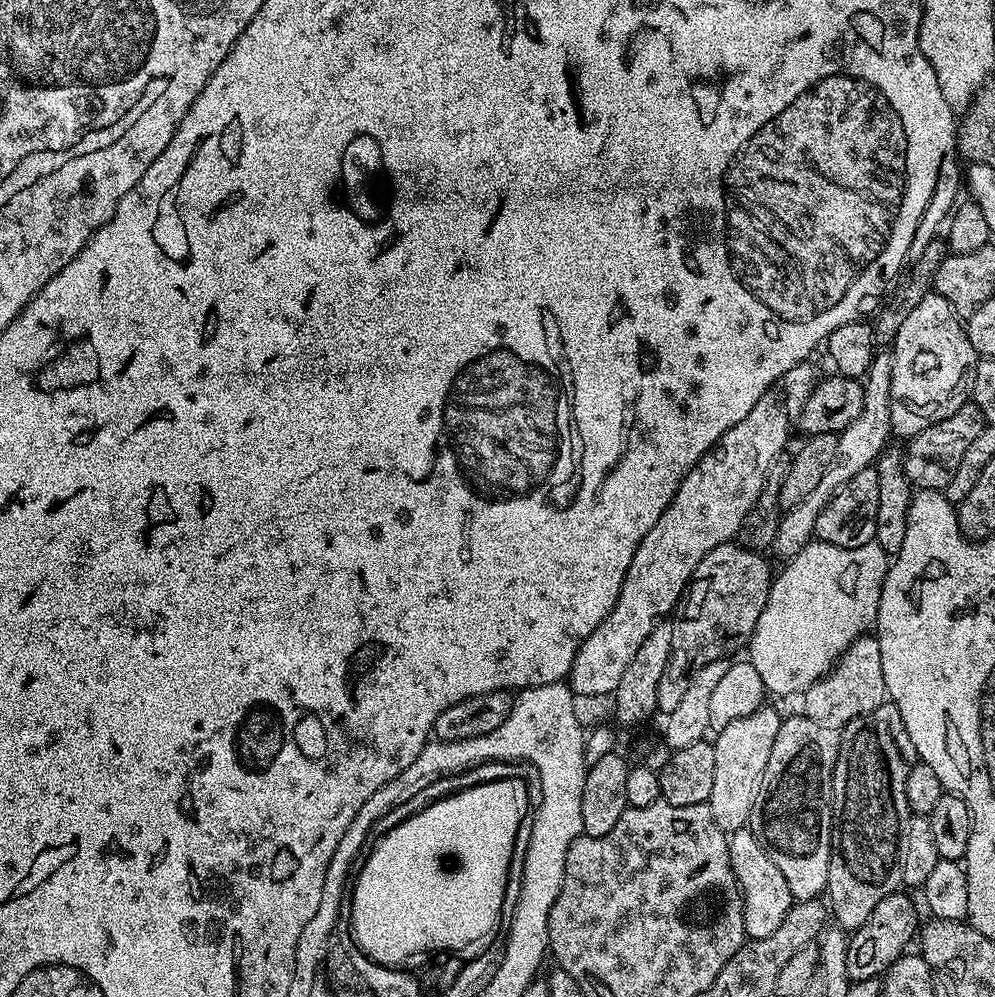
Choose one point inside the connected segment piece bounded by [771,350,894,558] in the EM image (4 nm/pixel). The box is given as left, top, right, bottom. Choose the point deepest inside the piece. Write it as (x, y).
(859, 446)

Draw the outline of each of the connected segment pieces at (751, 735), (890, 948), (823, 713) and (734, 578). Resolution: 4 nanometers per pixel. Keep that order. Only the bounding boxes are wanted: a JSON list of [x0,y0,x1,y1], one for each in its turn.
[[708,706,782,834],[846,891,918,981],[802,635,885,730],[657,542,774,714]]

